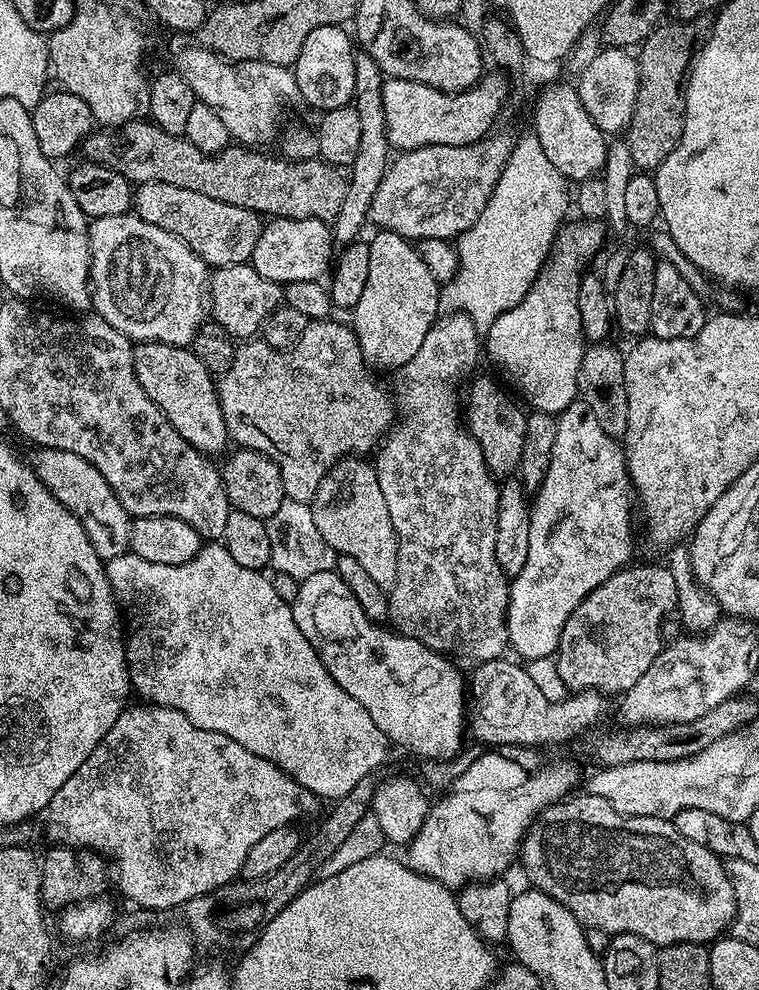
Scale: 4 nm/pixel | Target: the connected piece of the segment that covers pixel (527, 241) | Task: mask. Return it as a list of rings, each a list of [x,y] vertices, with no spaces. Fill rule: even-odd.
[[[534,134],[517,139],[512,147],[512,156],[506,162],[486,208],[474,222],[474,226],[458,237],[455,245],[460,255],[460,265],[454,279],[446,284],[446,304],[449,309],[464,312],[476,323],[476,327],[487,330],[504,311],[516,307],[524,299],[536,276],[542,270],[544,261],[552,251],[553,240],[565,223],[564,218],[564,184],[566,178],[546,158],[542,142]]]

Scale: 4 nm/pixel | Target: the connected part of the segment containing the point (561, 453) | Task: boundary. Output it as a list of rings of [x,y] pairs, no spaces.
[[[579,398],[560,412],[556,425],[558,434],[554,437],[550,466],[530,506],[530,551],[526,566],[522,566],[522,574],[511,577],[508,594],[508,642],[511,651],[516,651],[524,662],[549,659],[560,647],[560,635],[570,614],[606,578],[621,571],[632,556],[634,493],[621,441],[602,430],[594,410]]]

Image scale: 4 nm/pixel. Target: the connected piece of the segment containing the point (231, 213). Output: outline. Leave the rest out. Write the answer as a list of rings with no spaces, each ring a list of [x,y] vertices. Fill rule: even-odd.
[[[166,182],[139,185],[134,192],[134,212],[146,222],[177,236],[213,269],[249,263],[262,227],[257,213],[242,206],[230,206],[230,202],[218,202],[218,198],[206,198],[206,194],[198,194],[194,190],[182,190],[182,186],[170,186]]]

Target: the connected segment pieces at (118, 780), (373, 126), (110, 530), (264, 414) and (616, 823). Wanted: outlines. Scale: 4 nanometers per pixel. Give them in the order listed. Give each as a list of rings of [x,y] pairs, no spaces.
[[[140,702],[137,708],[125,707],[124,713],[110,726],[106,738],[94,746],[90,758],[62,782],[58,794],[50,798],[46,809],[48,816],[48,828],[46,824],[46,836],[52,839],[56,846],[71,846],[73,848],[89,848],[91,852],[99,852],[105,858],[114,861],[114,884],[120,887],[120,892],[128,900],[133,900],[140,908],[176,908],[189,904],[194,898],[202,894],[210,894],[210,890],[218,890],[218,886],[231,884],[240,876],[242,862],[246,862],[246,854],[250,854],[250,846],[258,842],[270,830],[287,828],[295,825],[299,816],[312,812],[318,804],[318,797],[308,792],[302,785],[276,764],[271,764],[266,758],[246,750],[246,746],[238,746],[234,738],[226,738],[226,734],[218,734],[214,730],[202,730],[195,728],[186,718],[186,714],[178,714],[173,708],[159,708],[156,704]]]
[[[363,50],[357,51],[354,62],[354,95],[352,104],[358,110],[358,119],[361,124],[362,142],[358,145],[358,158],[350,166],[348,189],[346,198],[342,198],[342,206],[336,211],[335,220],[331,221],[332,239],[337,245],[355,244],[361,239],[360,231],[364,224],[369,223],[368,211],[374,202],[374,194],[384,177],[390,163],[390,145],[386,134],[386,114],[382,110],[382,86],[385,74]]]
[[[37,447],[33,452],[36,453],[30,456],[30,463],[36,477],[48,487],[54,498],[58,498],[58,502],[62,502],[62,506],[66,506],[66,510],[70,510],[70,514],[74,514],[74,518],[82,522],[100,559],[107,562],[129,551],[133,517],[129,516],[122,502],[118,502],[106,478],[102,478],[102,474],[98,474],[98,470],[90,466],[86,458],[70,454],[70,450]]]
[[[329,318],[308,323],[298,342],[283,350],[272,348],[263,338],[241,343],[230,370],[219,377],[216,393],[231,443],[266,454],[282,474],[285,497],[310,502],[322,478],[338,461],[349,454],[371,453],[397,419],[397,405],[376,381],[375,374],[364,361],[356,333],[347,323],[339,324],[336,318]]]
[[[581,794],[565,798],[558,804],[549,804],[538,819],[529,828],[524,843],[520,845],[519,863],[524,863],[524,872],[528,875],[528,884],[539,892],[544,892],[550,898],[562,902],[574,918],[584,925],[585,929],[606,930],[613,936],[622,934],[638,934],[638,938],[646,938],[646,942],[657,946],[677,944],[678,942],[694,942],[695,944],[707,945],[713,940],[720,939],[729,931],[732,920],[736,917],[736,902],[732,898],[732,879],[728,877],[725,861],[715,856],[708,848],[700,848],[698,842],[690,842],[690,838],[682,838],[678,830],[672,825],[671,820],[659,820],[658,818],[646,818],[645,816],[624,816],[616,812],[606,802],[606,798],[598,798]]]

